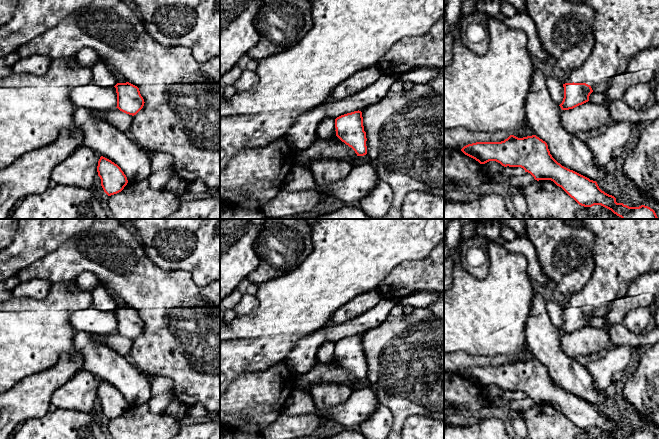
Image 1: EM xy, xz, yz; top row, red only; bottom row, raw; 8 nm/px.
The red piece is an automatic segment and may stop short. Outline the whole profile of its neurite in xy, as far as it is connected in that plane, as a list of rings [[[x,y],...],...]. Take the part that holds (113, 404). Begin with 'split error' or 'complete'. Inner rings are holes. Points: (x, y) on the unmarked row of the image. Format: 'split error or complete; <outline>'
complete; [[[103,380],[98,385],[97,396],[101,403],[101,410],[108,420],[121,416],[128,407],[121,392]]]

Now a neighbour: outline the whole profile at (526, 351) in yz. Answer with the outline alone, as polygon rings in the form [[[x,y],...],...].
[[[526,346],[514,360],[516,360],[518,362],[523,362],[523,361],[532,360],[532,359],[534,359],[534,358],[531,354],[531,351],[530,351],[529,347]]]

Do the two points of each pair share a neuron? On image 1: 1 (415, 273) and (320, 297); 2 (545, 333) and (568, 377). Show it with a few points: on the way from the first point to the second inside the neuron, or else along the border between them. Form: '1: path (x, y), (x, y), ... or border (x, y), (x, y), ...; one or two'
1: border (397, 265), (376, 289); two
2: path (545, 344), (545, 348), (560, 366); one

